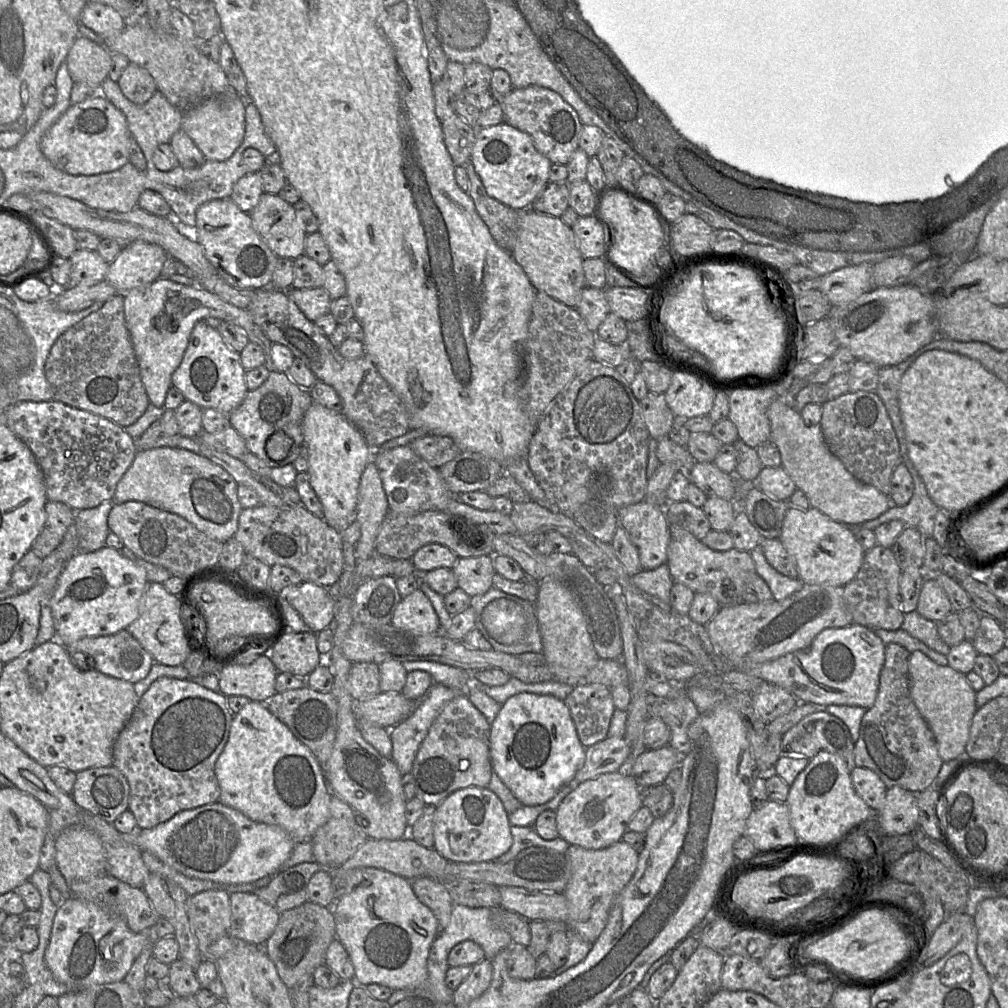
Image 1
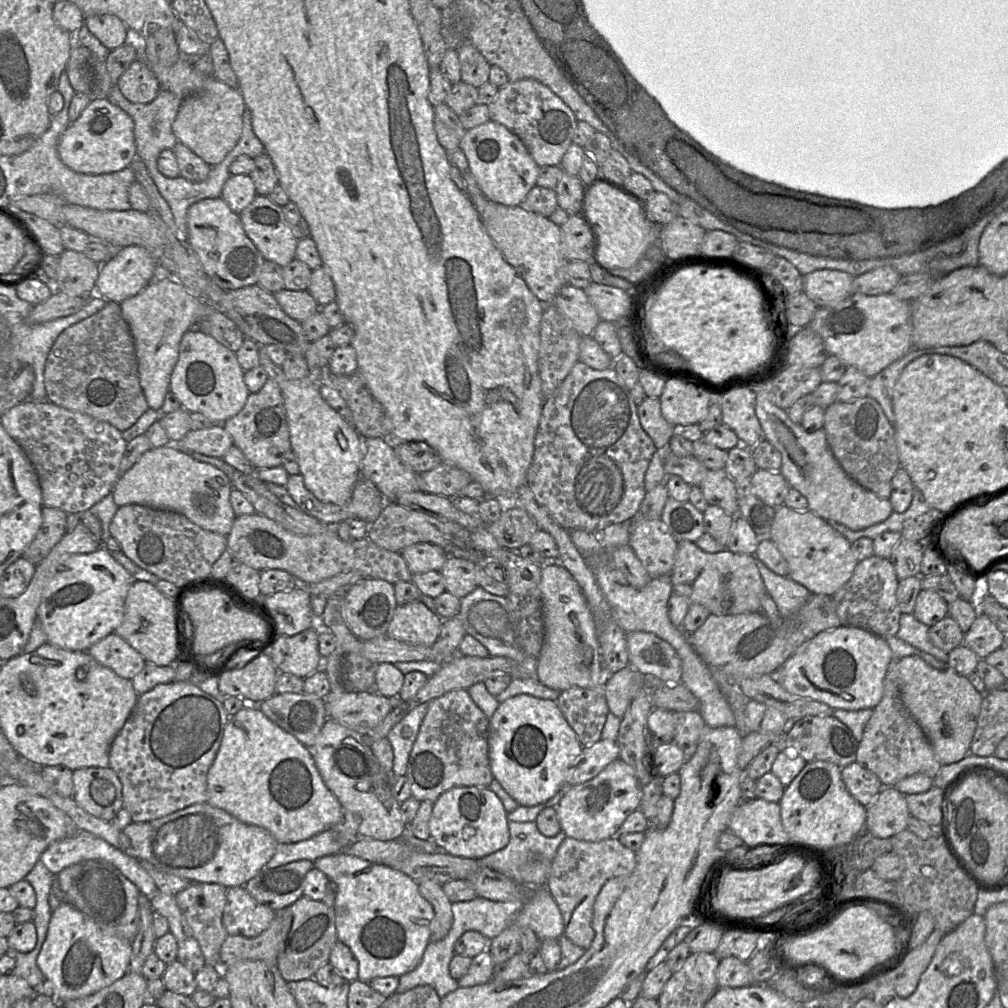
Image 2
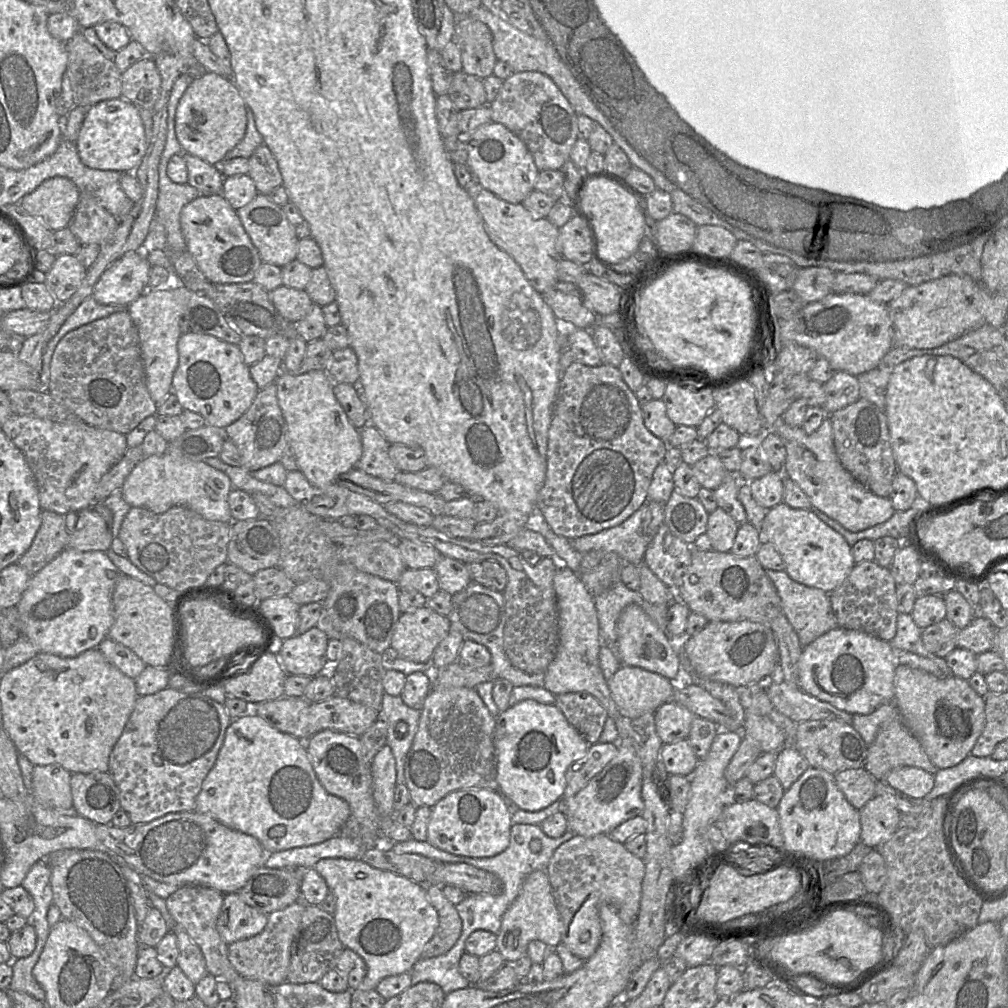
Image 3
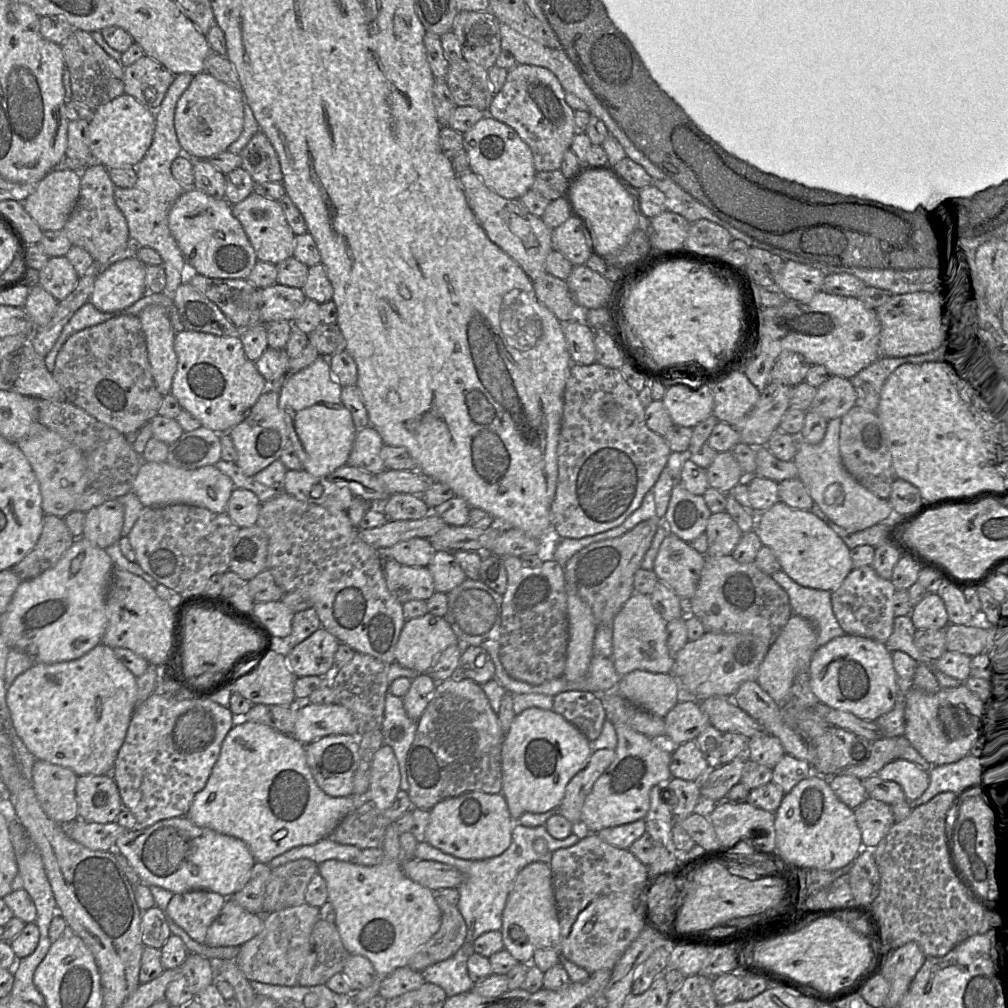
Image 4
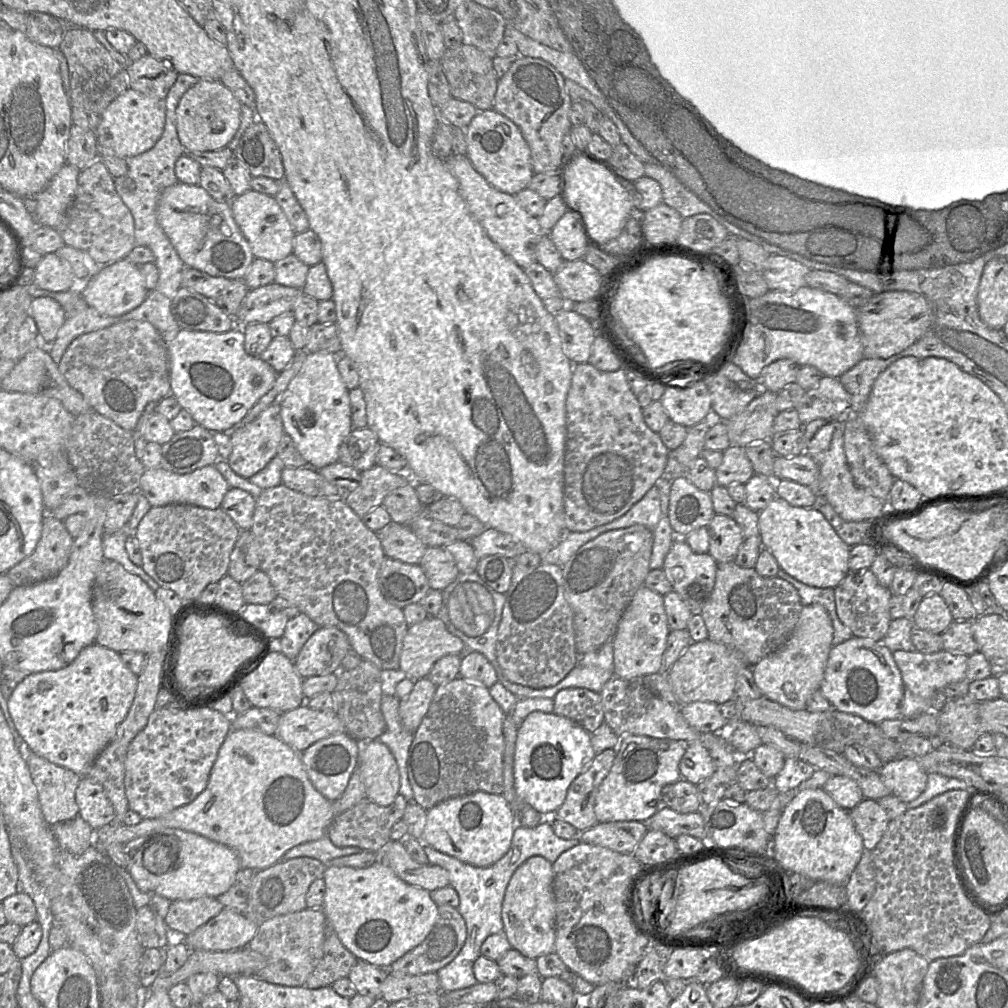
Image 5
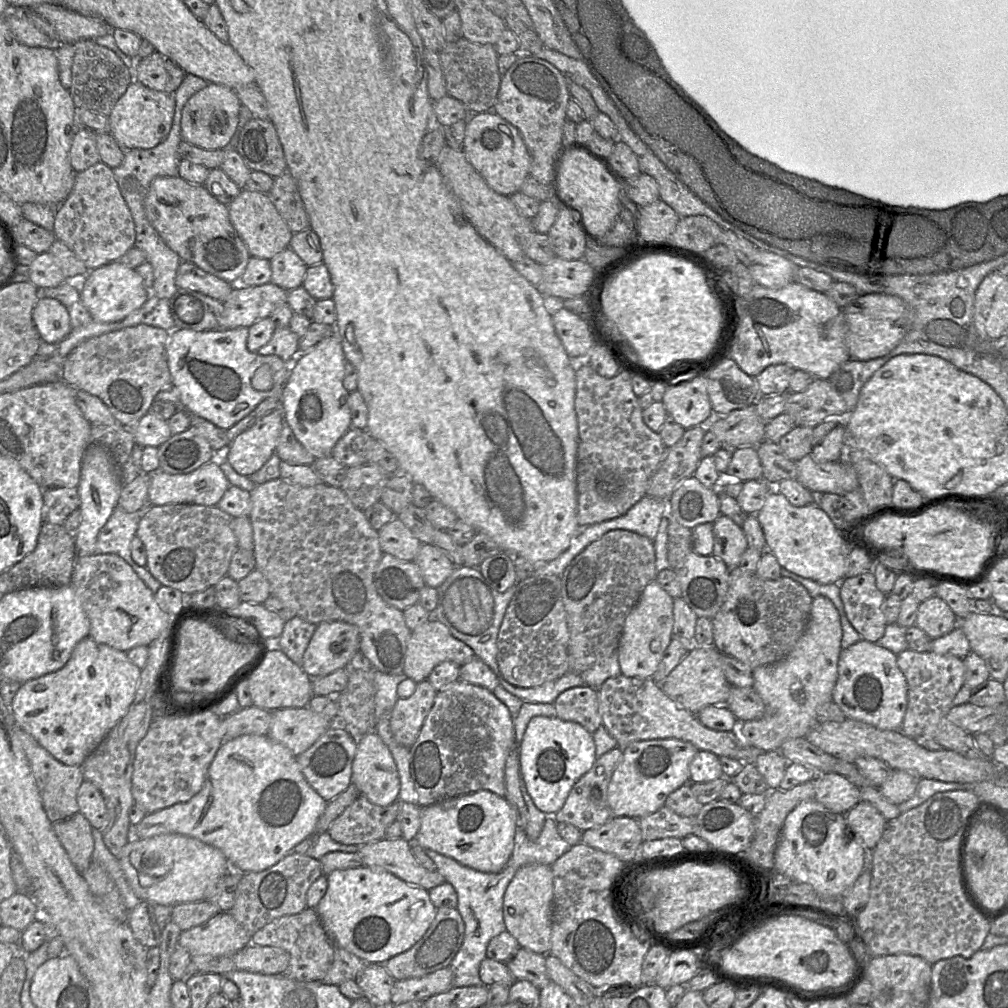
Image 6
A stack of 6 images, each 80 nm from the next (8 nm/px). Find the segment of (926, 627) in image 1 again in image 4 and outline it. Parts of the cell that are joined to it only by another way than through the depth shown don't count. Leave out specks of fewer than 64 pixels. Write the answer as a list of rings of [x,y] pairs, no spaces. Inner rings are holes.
[[[910,615],[895,617],[894,628],[890,637],[885,642],[887,648],[893,651],[901,651],[915,659],[918,664],[935,667],[934,660],[922,654],[914,643],[916,628]]]

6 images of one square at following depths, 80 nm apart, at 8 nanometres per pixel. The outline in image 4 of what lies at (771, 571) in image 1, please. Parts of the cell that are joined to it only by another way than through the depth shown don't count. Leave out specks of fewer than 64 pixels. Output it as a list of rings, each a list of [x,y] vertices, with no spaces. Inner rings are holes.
[[[782,570],[773,573],[771,578],[777,582],[788,594],[793,615],[803,617],[814,625],[818,647],[828,643],[836,637],[844,636],[846,634],[839,625],[834,614],[830,591],[803,587],[791,579]]]

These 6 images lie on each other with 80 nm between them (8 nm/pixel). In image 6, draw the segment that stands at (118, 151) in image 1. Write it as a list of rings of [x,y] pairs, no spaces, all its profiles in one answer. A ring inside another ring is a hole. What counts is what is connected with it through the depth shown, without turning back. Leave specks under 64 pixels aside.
[[[133,78],[109,118],[109,134],[124,149],[151,149],[168,136],[175,111],[174,93],[152,90]]]

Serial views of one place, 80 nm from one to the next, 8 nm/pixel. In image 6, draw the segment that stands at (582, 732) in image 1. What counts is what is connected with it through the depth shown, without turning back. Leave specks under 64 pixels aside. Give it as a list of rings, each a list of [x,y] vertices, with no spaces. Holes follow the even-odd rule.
[[[578,686],[567,689],[556,698],[554,706],[556,717],[578,723],[592,734],[602,725],[595,688]]]

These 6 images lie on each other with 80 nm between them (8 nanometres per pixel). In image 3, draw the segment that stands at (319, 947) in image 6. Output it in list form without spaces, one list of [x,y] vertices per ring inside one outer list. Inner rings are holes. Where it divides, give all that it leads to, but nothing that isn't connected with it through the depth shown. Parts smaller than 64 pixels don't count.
[[[299,900],[284,909],[274,911],[268,915],[267,924],[261,933],[228,944],[228,959],[240,976],[271,986],[287,982],[292,943],[307,905]]]

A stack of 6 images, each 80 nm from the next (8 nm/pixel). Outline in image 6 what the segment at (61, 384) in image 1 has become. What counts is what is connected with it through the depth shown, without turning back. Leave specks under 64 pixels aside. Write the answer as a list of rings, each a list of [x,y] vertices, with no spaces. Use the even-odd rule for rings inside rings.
[[[138,324],[89,338],[65,358],[62,380],[101,399],[119,424],[133,428],[150,411],[156,395],[172,386],[166,350],[168,335],[162,328]]]

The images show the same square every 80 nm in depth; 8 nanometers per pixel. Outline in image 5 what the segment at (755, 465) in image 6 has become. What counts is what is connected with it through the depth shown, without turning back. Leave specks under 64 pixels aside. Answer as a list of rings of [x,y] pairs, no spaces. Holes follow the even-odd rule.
[[[731,445],[723,452],[721,465],[715,470],[716,483],[727,488],[732,484],[745,484],[755,473],[745,454],[745,447]]]

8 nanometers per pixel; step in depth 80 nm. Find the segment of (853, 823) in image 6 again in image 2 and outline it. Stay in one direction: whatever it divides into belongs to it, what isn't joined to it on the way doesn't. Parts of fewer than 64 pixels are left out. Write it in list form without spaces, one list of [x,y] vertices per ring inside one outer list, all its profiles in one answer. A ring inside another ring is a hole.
[[[883,787],[875,800],[866,807],[866,823],[863,834],[890,839],[907,829],[910,813],[906,795],[894,787]]]

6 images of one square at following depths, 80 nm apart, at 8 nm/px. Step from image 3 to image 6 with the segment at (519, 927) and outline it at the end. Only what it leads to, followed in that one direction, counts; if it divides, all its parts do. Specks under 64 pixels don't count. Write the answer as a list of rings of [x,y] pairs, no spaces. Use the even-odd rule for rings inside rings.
[[[528,864],[517,870],[504,894],[503,918],[506,931],[518,941],[521,948],[542,955],[550,952],[553,900],[553,873],[550,866]]]

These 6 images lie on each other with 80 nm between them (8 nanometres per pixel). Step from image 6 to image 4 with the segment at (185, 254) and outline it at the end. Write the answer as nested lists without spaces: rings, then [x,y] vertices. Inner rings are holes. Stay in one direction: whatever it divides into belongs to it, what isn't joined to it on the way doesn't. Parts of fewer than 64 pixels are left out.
[[[194,187],[187,188],[173,204],[168,216],[168,226],[190,272],[209,278],[247,279],[258,261],[226,198],[214,198]]]

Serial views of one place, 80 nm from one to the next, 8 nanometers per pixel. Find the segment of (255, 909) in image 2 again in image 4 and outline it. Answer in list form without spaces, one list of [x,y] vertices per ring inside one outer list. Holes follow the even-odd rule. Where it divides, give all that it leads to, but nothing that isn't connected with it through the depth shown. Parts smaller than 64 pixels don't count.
[[[228,897],[219,915],[208,927],[205,944],[210,947],[241,946],[261,932],[264,915],[250,913],[235,900]]]

